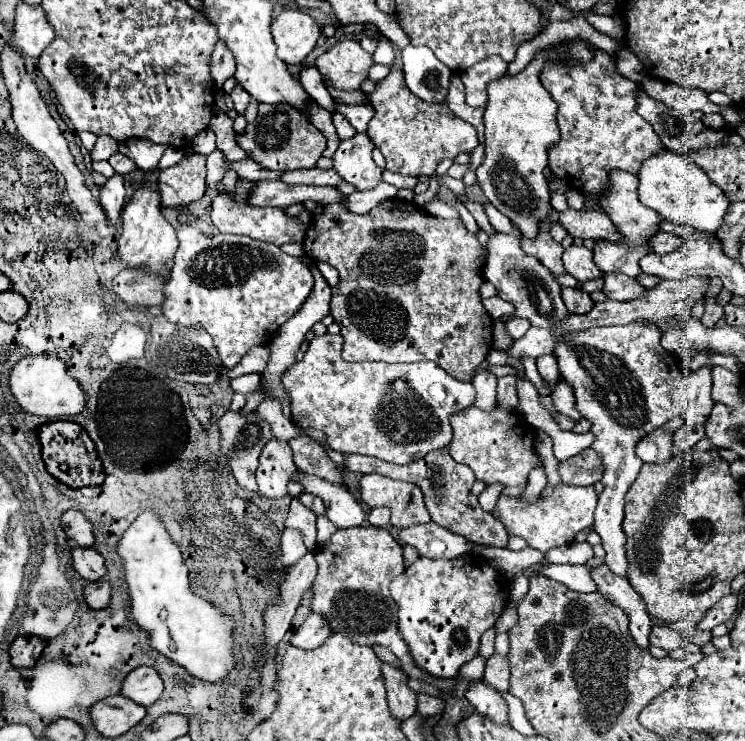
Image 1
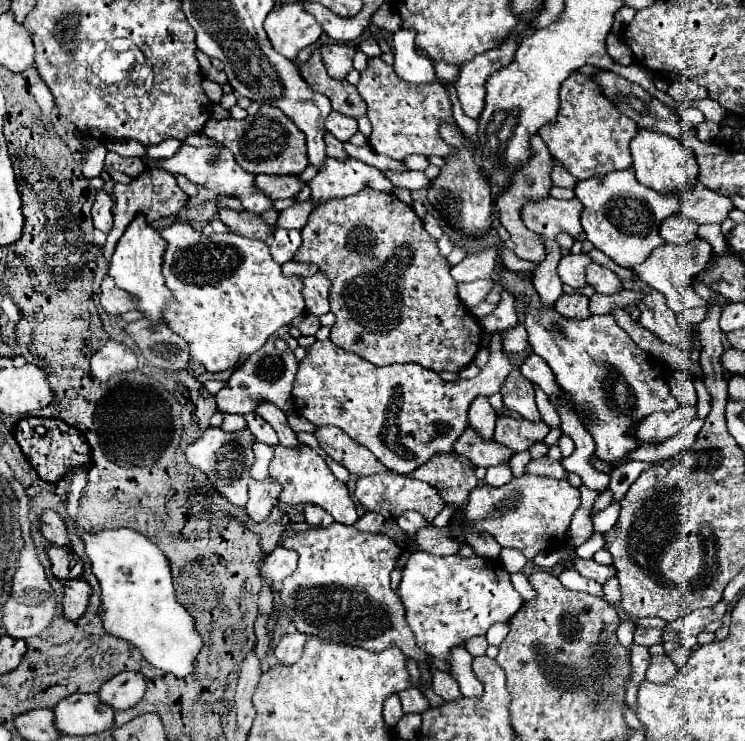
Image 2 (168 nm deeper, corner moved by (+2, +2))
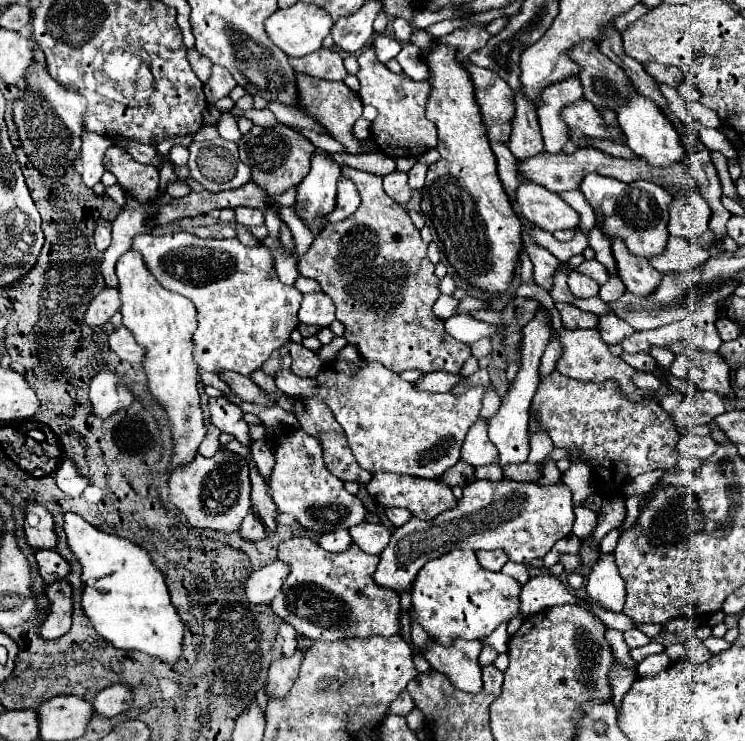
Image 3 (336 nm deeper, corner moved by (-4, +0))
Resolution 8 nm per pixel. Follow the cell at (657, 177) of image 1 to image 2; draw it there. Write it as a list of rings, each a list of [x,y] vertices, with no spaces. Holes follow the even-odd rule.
[[[638,130],[636,138],[630,142],[632,150],[632,168],[636,172],[636,178],[640,184],[652,188],[658,194],[672,194],[678,192],[680,188],[690,188],[698,184],[698,162],[692,150],[682,146],[678,140],[658,134],[652,130]]]

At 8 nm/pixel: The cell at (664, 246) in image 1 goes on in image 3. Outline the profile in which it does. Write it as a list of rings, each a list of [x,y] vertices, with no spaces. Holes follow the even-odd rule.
[[[692,188],[686,194],[690,194],[690,196],[674,198],[668,208],[668,212],[670,212],[668,232],[672,236],[694,240],[708,230],[708,220],[710,220],[712,212],[698,188]]]

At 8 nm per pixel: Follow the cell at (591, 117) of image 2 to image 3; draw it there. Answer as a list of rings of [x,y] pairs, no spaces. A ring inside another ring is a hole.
[[[584,98],[578,100],[576,104],[570,104],[570,108],[564,108],[564,122],[570,128],[570,138],[576,140],[580,148],[586,146],[582,134],[592,138],[608,138],[608,140],[616,140],[616,136],[620,136],[620,130],[612,128],[612,132],[608,132],[608,128],[600,124],[600,114],[596,112],[594,104]]]

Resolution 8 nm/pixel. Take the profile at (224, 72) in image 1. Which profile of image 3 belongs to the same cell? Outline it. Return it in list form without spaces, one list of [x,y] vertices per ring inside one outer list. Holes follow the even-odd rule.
[[[212,66],[212,76],[204,82],[204,94],[208,104],[214,104],[218,98],[228,96],[232,86],[236,86],[232,74],[222,66]]]

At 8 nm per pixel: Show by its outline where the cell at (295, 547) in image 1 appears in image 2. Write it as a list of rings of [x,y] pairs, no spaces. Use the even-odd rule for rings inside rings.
[[[278,546],[262,564],[262,574],[274,582],[274,590],[282,586],[282,580],[290,576],[298,566],[298,554],[296,550],[288,550],[284,546]]]

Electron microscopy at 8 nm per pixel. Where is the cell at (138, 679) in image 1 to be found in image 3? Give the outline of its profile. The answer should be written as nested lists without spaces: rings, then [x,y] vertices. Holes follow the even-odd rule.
[[[112,684],[96,694],[96,698],[92,700],[92,708],[96,714],[100,714],[104,718],[114,718],[114,716],[126,712],[130,702],[132,702],[130,686]]]

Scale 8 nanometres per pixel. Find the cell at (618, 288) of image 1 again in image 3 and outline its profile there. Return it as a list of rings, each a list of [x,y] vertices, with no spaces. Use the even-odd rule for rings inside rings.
[[[586,260],[586,262],[582,262],[582,264],[576,268],[576,272],[584,274],[584,276],[588,276],[588,278],[592,278],[592,280],[596,280],[598,284],[604,284],[604,280],[608,278],[606,268],[604,268],[598,260]]]

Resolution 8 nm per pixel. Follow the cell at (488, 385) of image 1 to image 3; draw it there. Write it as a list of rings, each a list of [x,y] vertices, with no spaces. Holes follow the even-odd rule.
[[[478,418],[476,424],[466,434],[466,440],[462,444],[460,460],[470,464],[472,468],[488,466],[488,464],[496,464],[498,462],[498,450],[488,440],[488,426],[486,426],[484,418]]]

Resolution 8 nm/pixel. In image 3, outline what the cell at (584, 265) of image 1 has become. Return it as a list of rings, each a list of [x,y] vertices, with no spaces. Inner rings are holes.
[[[574,270],[568,276],[568,288],[576,298],[592,298],[598,296],[598,284],[588,276],[578,276]]]

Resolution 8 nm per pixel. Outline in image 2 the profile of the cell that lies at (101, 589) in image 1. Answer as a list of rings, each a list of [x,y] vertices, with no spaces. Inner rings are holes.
[[[78,578],[68,580],[64,584],[64,616],[70,620],[80,618],[88,608],[90,594],[92,594],[92,588],[88,582],[80,582]]]

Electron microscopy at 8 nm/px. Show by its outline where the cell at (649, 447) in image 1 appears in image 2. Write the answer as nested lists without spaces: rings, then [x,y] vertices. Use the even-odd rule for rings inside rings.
[[[680,406],[674,412],[658,412],[650,414],[646,420],[640,422],[636,436],[640,444],[662,444],[664,440],[672,438],[678,430],[682,430],[692,418],[696,418],[696,408]]]

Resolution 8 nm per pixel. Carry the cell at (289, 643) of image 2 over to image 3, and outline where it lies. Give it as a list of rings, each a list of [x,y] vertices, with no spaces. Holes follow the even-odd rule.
[[[296,652],[290,658],[278,658],[268,668],[268,680],[266,680],[266,696],[268,698],[284,698],[288,694],[288,688],[292,688],[298,668],[302,662],[302,652]]]

